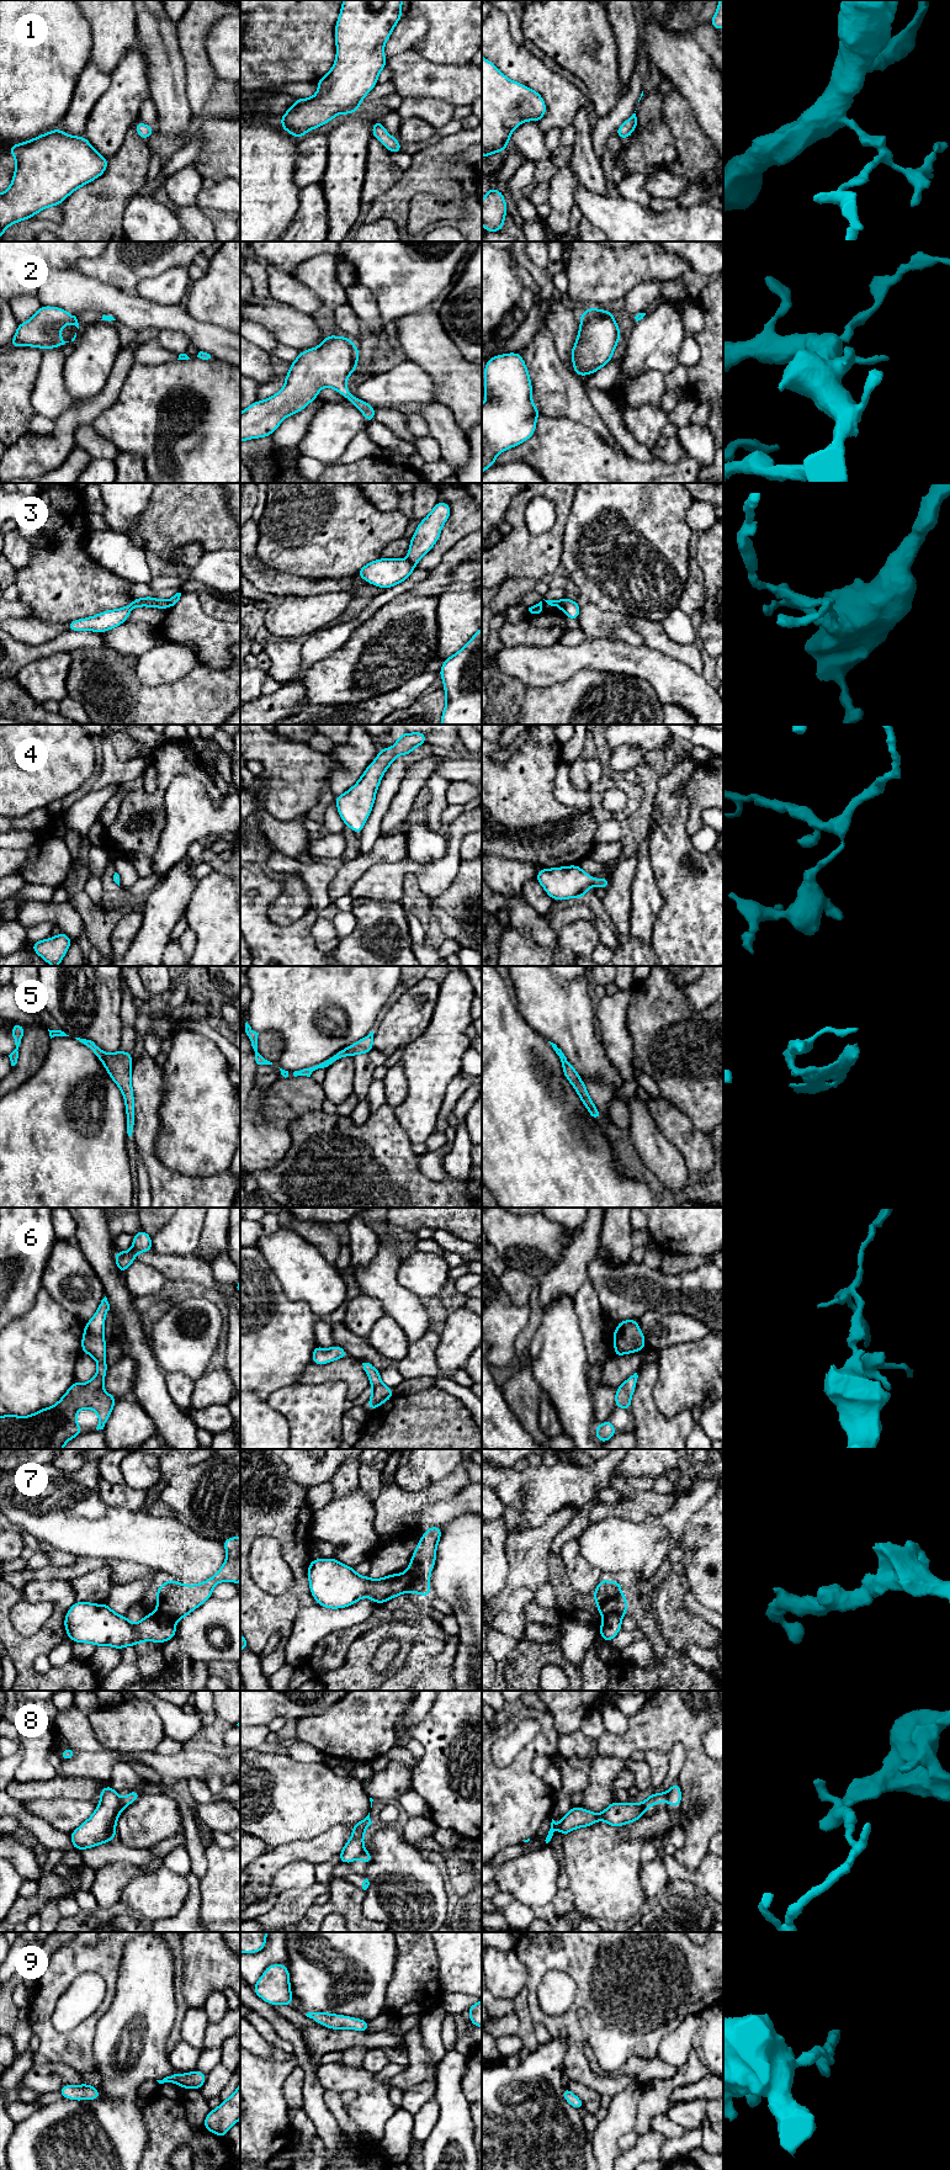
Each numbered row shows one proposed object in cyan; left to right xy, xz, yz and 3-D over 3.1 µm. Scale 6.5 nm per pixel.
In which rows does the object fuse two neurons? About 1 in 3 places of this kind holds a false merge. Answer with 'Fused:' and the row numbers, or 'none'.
Fused: 3, 7, 8

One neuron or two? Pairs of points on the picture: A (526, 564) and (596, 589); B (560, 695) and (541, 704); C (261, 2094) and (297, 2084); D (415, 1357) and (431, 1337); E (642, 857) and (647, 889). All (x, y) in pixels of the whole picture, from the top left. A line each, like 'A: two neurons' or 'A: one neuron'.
A: two neurons
B: one neuron
C: two neurons
D: one neuron
E: one neuron

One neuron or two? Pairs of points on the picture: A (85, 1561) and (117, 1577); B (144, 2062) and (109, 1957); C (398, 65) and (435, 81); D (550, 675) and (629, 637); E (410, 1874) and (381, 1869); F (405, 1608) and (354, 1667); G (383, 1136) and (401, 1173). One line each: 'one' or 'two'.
A: one
B: two
C: one
D: two
E: one
F: two
G: one

